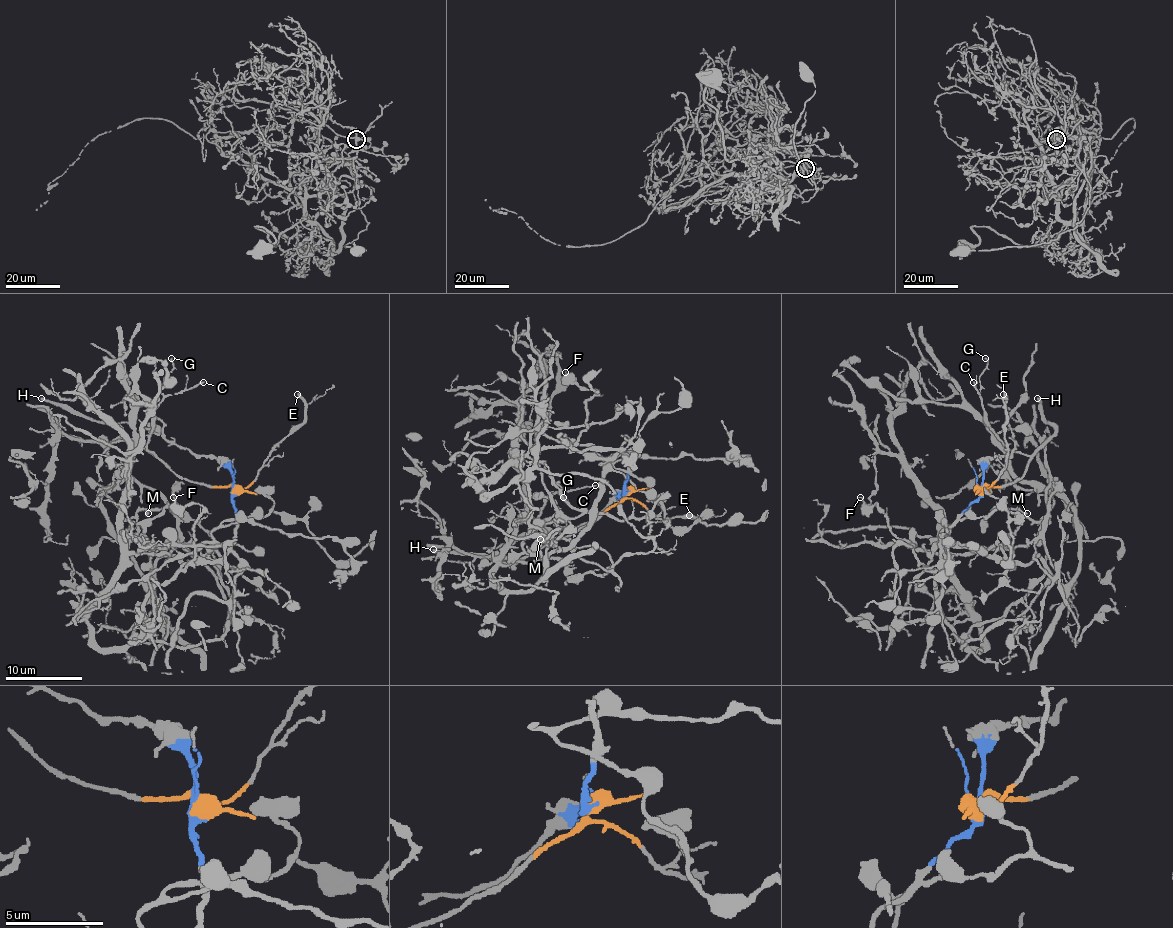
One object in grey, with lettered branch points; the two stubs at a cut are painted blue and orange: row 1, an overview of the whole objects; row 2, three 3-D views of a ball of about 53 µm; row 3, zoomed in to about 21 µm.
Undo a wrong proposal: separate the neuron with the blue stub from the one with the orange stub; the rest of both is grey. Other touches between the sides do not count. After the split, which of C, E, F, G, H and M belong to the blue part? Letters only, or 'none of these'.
F, M

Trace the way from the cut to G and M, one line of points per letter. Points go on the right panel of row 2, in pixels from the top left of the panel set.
G: (981, 491), (1010, 485), (1023, 474), (1029, 458), (1008, 447), (989, 424), (979, 397), (985, 357)
M: (981, 491), (949, 533), (953, 544), (1044, 561), (1041, 525), (1027, 514)

